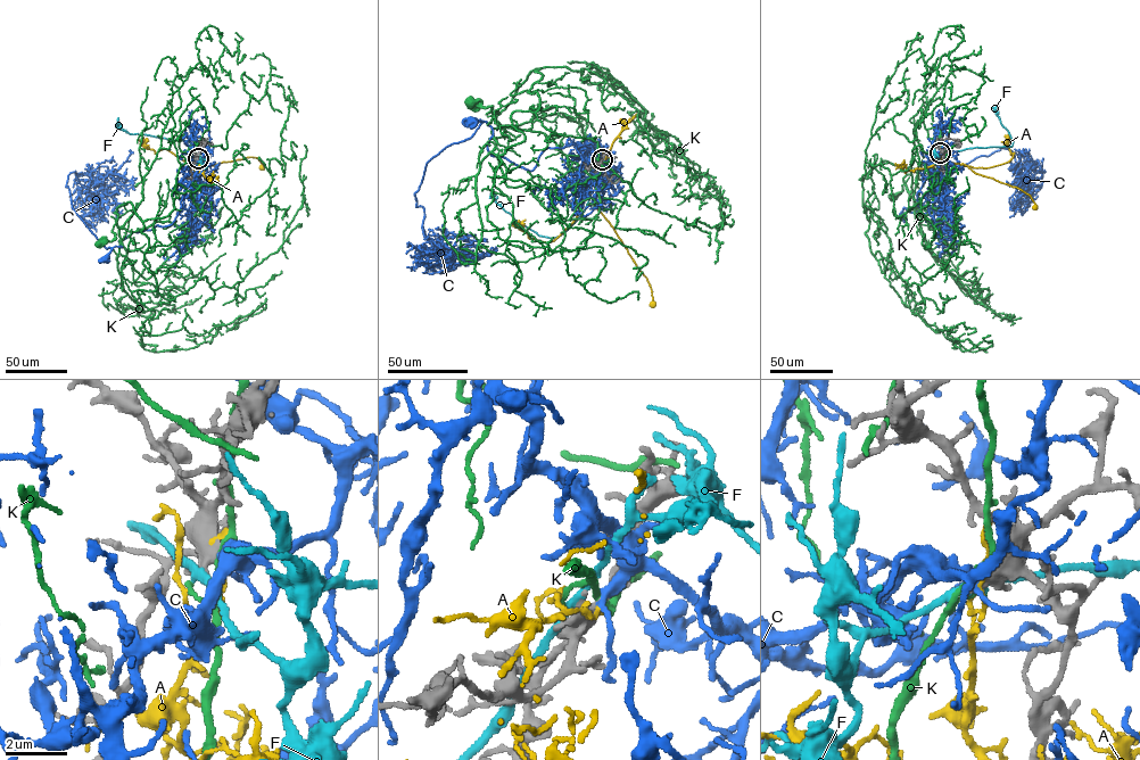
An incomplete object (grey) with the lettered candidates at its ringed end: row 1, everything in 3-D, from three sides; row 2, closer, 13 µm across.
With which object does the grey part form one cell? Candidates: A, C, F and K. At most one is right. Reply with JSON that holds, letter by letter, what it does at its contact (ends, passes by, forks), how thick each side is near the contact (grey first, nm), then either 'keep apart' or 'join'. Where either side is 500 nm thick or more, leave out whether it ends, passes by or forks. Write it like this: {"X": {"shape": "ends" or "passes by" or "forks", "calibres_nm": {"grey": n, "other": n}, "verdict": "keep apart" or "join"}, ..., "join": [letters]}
{"A": {"shape": "ends", "calibres_nm": {"grey": 360, "other": 150}, "verdict": "keep apart"}, "C": {"shape": "passes by", "calibres_nm": {"grey": 280, "other": 240}, "verdict": "join"}, "F": {"shape": "passes by", "calibres_nm": {"grey": 480, "other": 260}, "verdict": "keep apart"}, "K": {"shape": "passes by", "calibres_nm": {"grey": 320, "other": 220}, "verdict": "keep apart"}, "join": ["C"]}

